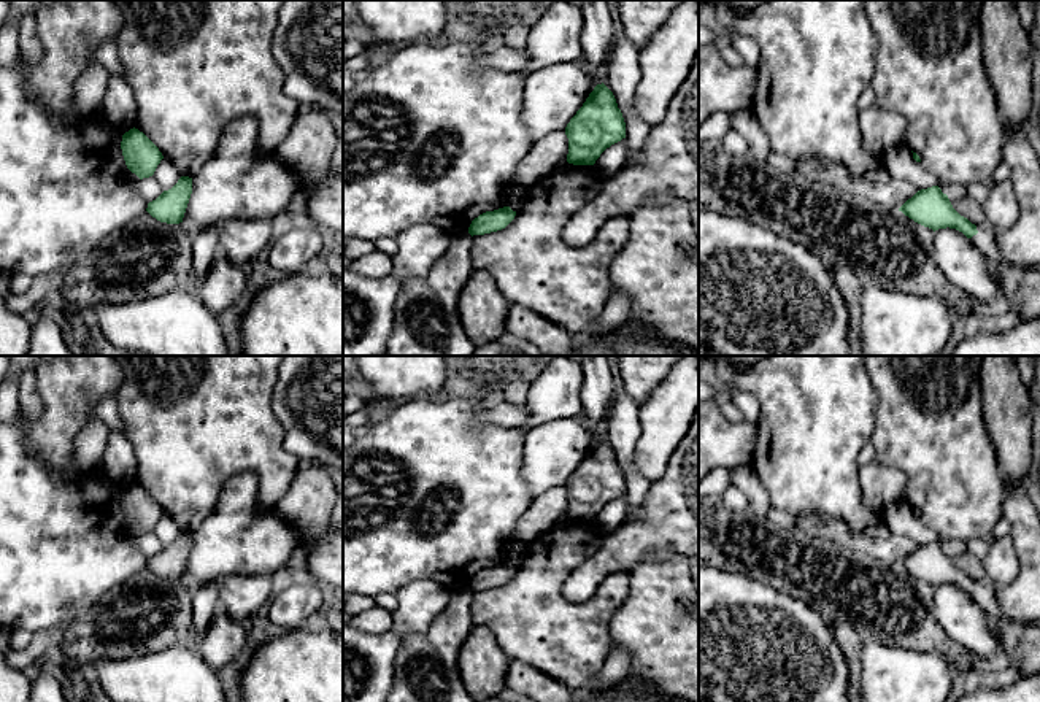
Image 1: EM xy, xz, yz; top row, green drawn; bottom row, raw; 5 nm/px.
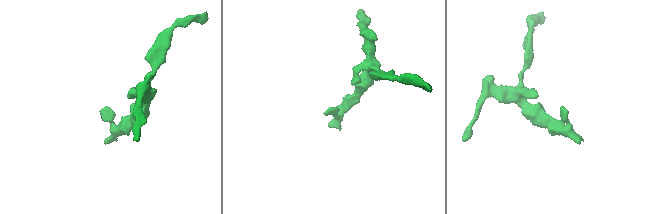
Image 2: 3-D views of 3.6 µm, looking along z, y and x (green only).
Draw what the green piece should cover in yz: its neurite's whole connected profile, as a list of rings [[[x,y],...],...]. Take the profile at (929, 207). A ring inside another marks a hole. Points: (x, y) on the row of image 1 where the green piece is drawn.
[[[938,186],[918,191],[899,211],[934,232],[946,227],[962,232],[991,267],[1007,262],[997,248],[997,232],[988,222],[975,226],[961,216]]]

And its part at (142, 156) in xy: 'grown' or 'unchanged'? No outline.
unchanged

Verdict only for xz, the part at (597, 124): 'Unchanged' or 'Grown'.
Unchanged

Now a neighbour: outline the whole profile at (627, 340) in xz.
[[[635,324],[597,335],[594,329],[573,334],[568,356],[692,356],[676,341],[653,337]]]

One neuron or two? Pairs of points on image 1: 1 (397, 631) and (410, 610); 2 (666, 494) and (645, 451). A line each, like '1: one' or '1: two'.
1: one
2: two

